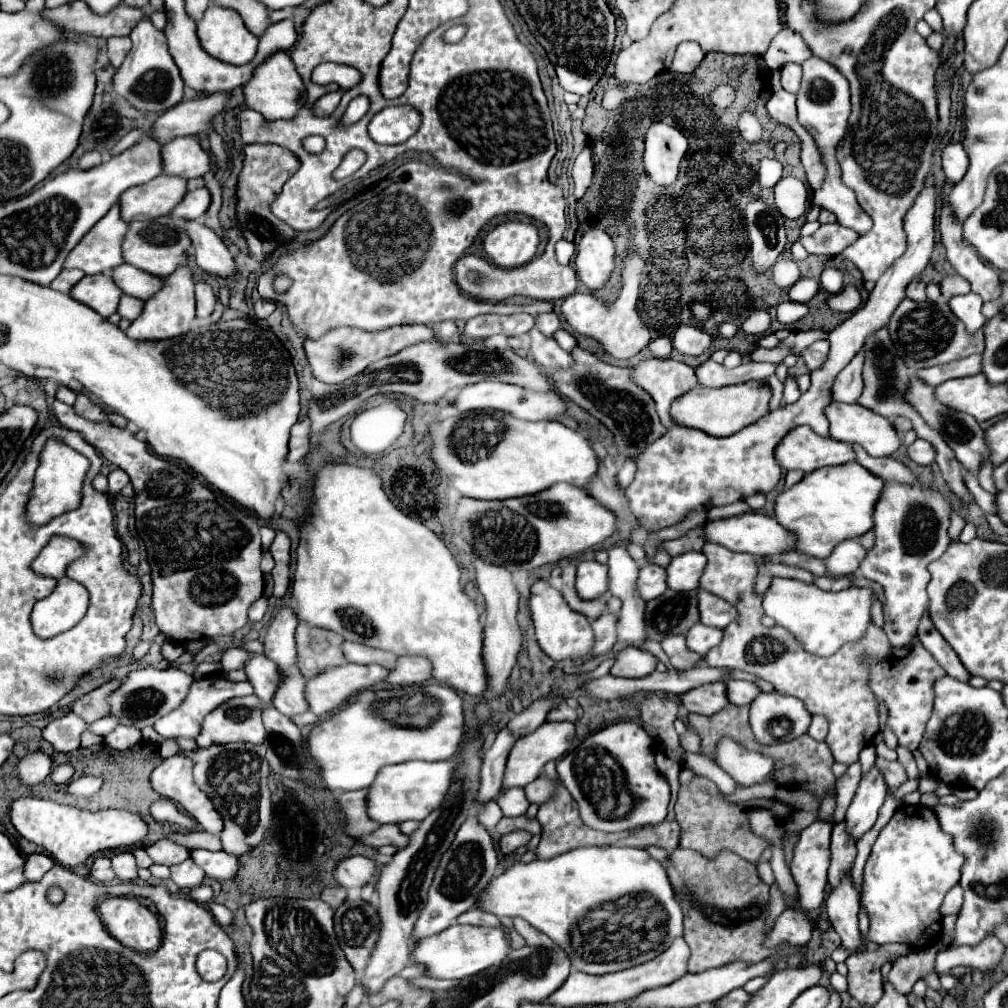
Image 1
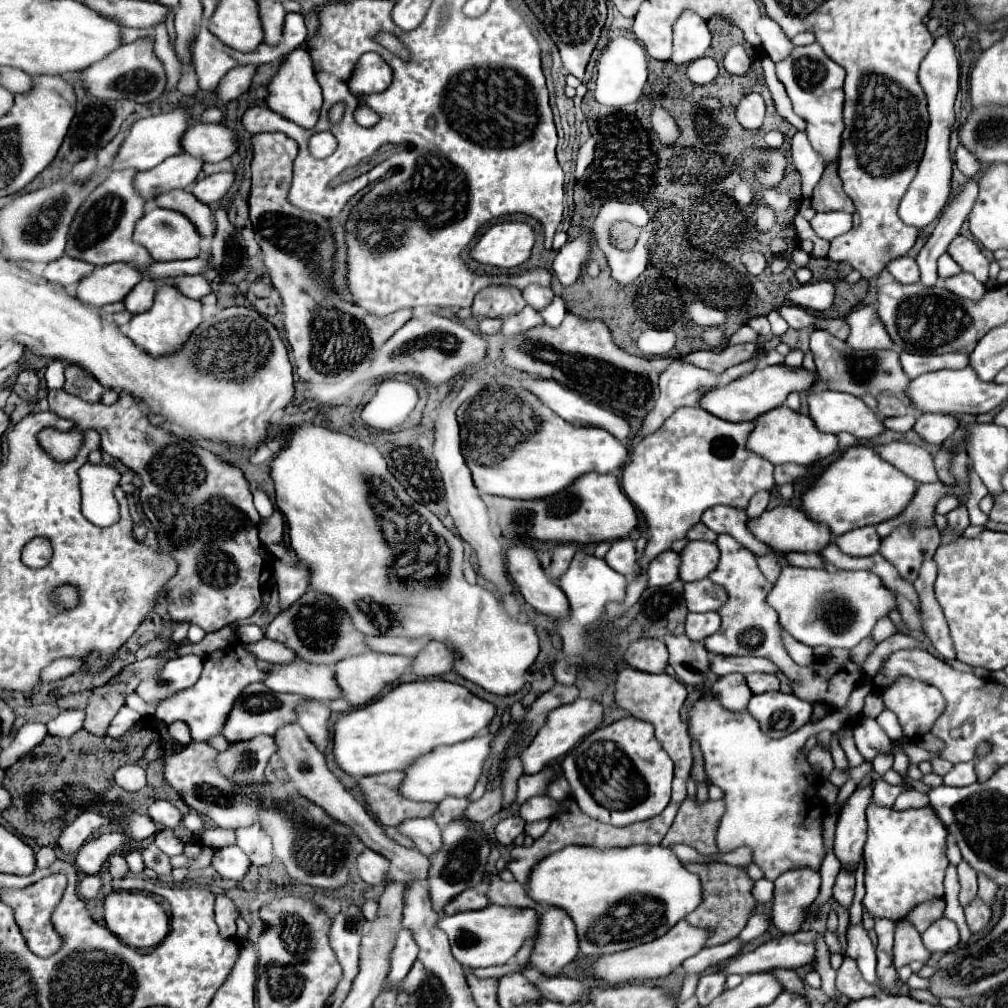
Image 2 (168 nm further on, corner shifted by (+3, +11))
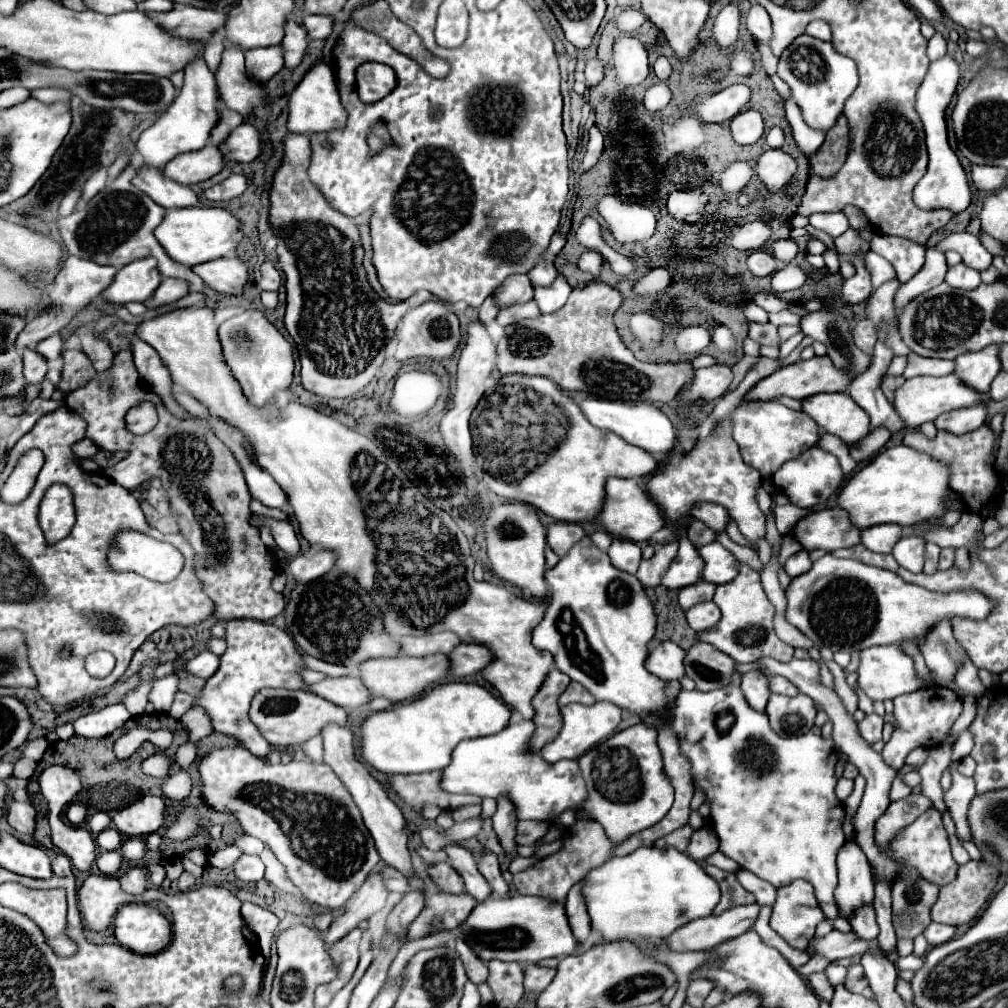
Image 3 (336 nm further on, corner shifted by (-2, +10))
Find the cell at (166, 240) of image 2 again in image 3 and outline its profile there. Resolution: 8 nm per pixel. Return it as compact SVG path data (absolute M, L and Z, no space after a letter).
M185 207L185 209L169 209L163 223L155 229L157 241L169 253L171 259L183 265L199 265L205 261L221 259L233 255L239 241L235 235L239 233L239 219L221 207Z

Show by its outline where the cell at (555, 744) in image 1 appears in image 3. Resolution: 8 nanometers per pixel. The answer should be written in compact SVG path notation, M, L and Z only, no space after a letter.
M571 703L561 709L563 715L563 729L557 735L557 739L541 749L541 755L549 763L557 763L561 759L579 759L585 755L589 749L599 745L601 741L607 741L617 725L621 723L621 709L611 703L593 703L593 705L581 705L581 703Z

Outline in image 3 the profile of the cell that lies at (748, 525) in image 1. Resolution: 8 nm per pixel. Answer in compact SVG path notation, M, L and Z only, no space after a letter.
M833 507L807 515L795 525L791 535L795 535L807 551L823 549L831 553L841 547L857 545L861 539L861 529L851 525L849 513L841 507Z

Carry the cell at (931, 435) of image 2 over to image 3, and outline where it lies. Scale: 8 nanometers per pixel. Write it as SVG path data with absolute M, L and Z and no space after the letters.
M977 403L965 409L955 409L949 413L943 413L935 419L937 429L947 429L951 433L969 433L977 427L981 427L987 419L987 403Z

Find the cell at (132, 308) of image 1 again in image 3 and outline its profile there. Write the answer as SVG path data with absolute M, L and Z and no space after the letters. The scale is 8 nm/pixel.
M163 279L161 287L147 301L147 305L149 307L163 307L163 305L179 301L187 293L189 293L189 285L185 285L185 281L181 281L181 279Z

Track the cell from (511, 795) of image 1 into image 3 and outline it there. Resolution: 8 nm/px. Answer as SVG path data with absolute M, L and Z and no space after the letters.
M517 721L495 735L461 741L453 751L451 765L443 771L441 789L449 793L491 797L495 801L507 797L515 805L517 819L549 823L563 811L579 811L585 803L587 789L577 761L547 763L541 753L529 749L531 737L533 721Z

